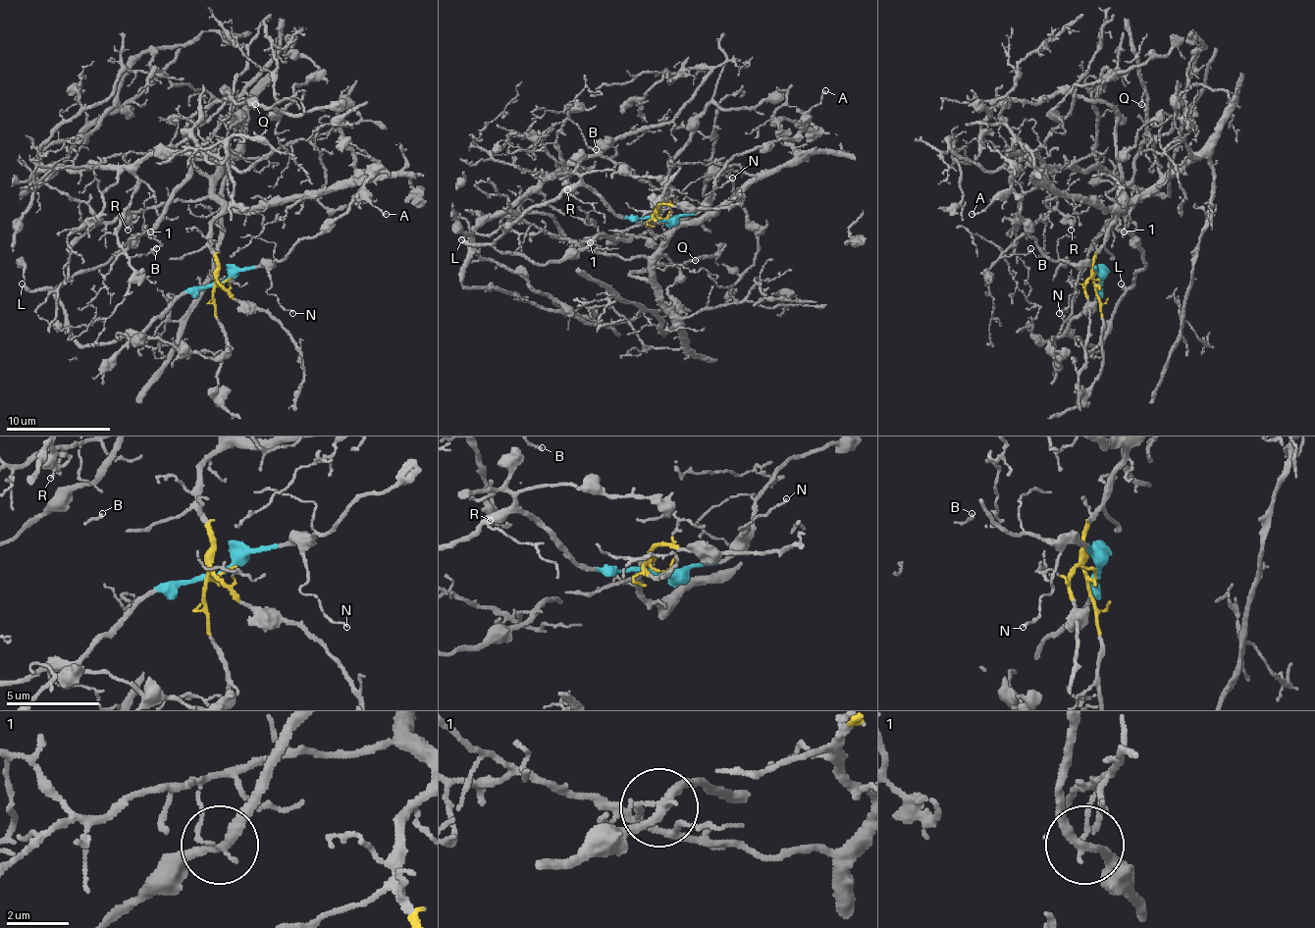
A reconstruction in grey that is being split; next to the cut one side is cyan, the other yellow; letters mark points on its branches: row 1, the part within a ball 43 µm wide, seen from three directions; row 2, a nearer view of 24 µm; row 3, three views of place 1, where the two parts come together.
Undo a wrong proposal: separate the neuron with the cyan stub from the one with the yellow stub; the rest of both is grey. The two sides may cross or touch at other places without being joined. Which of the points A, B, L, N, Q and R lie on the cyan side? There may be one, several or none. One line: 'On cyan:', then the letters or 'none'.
On cyan: A, B, L, N, R

